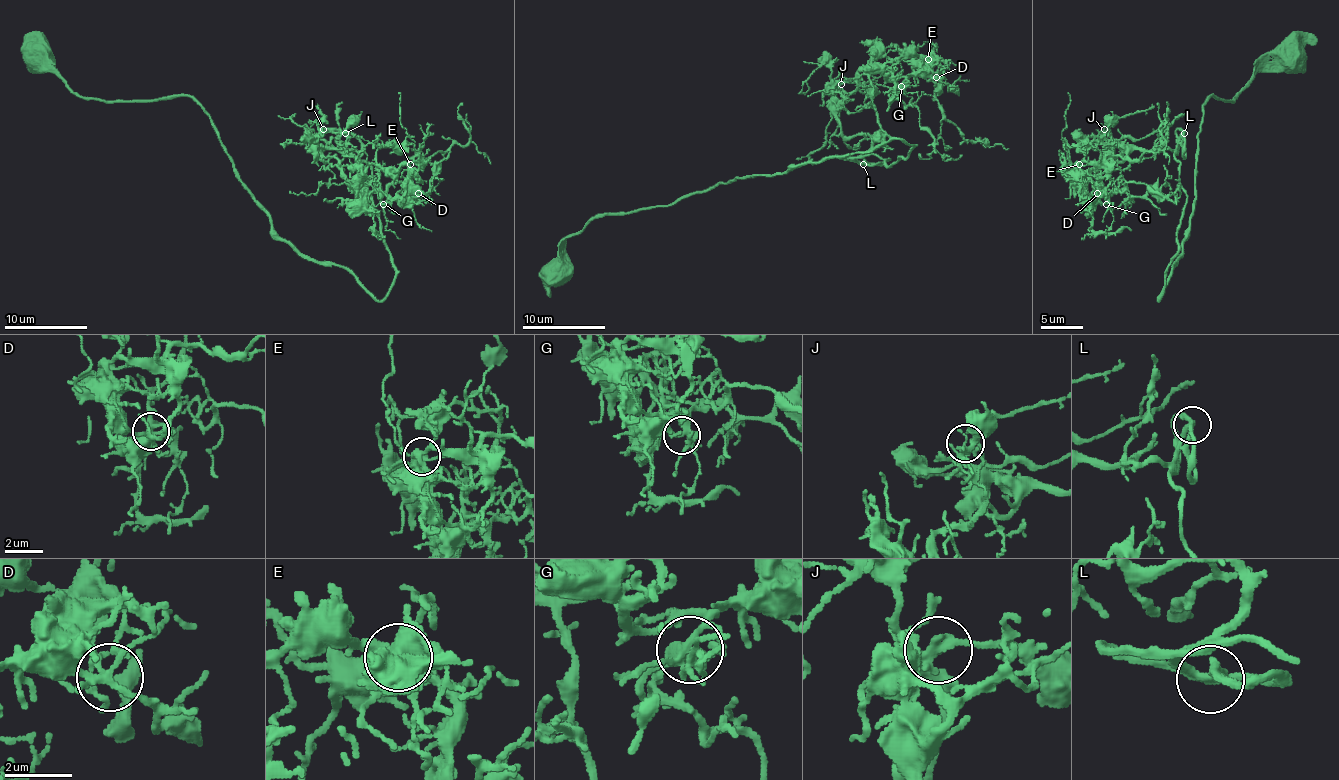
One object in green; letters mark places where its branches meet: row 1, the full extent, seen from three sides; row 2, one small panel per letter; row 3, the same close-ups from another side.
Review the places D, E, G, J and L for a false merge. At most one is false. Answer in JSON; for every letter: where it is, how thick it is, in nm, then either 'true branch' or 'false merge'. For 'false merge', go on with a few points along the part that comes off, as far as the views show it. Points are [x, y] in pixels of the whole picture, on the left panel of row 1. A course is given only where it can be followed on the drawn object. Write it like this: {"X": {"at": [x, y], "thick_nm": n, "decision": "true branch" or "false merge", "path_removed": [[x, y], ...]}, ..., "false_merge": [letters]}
{"D": {"at": [418, 193], "thick_nm": 200, "decision": "true branch"}, "E": {"at": [410, 164], "thick_nm": 360, "decision": "true branch"}, "G": {"at": [383, 204], "thick_nm": 240, "decision": "true branch"}, "J": {"at": [323, 129], "thick_nm": 240, "decision": "true branch"}, "L": {"at": [345, 133], "thick_nm": 280, "decision": "true branch"}, "false_merge": []}

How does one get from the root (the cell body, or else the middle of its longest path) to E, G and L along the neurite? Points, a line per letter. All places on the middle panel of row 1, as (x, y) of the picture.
E: (561, 270), (598, 214), (895, 137), (905, 158), (847, 137), (837, 108), (880, 54), (928, 59)
G: (561, 270), (598, 214), (914, 146), (891, 167), (837, 108), (860, 71), (901, 86)
L: (561, 270), (561, 243), (598, 214), (895, 137), (914, 146), (864, 164)

